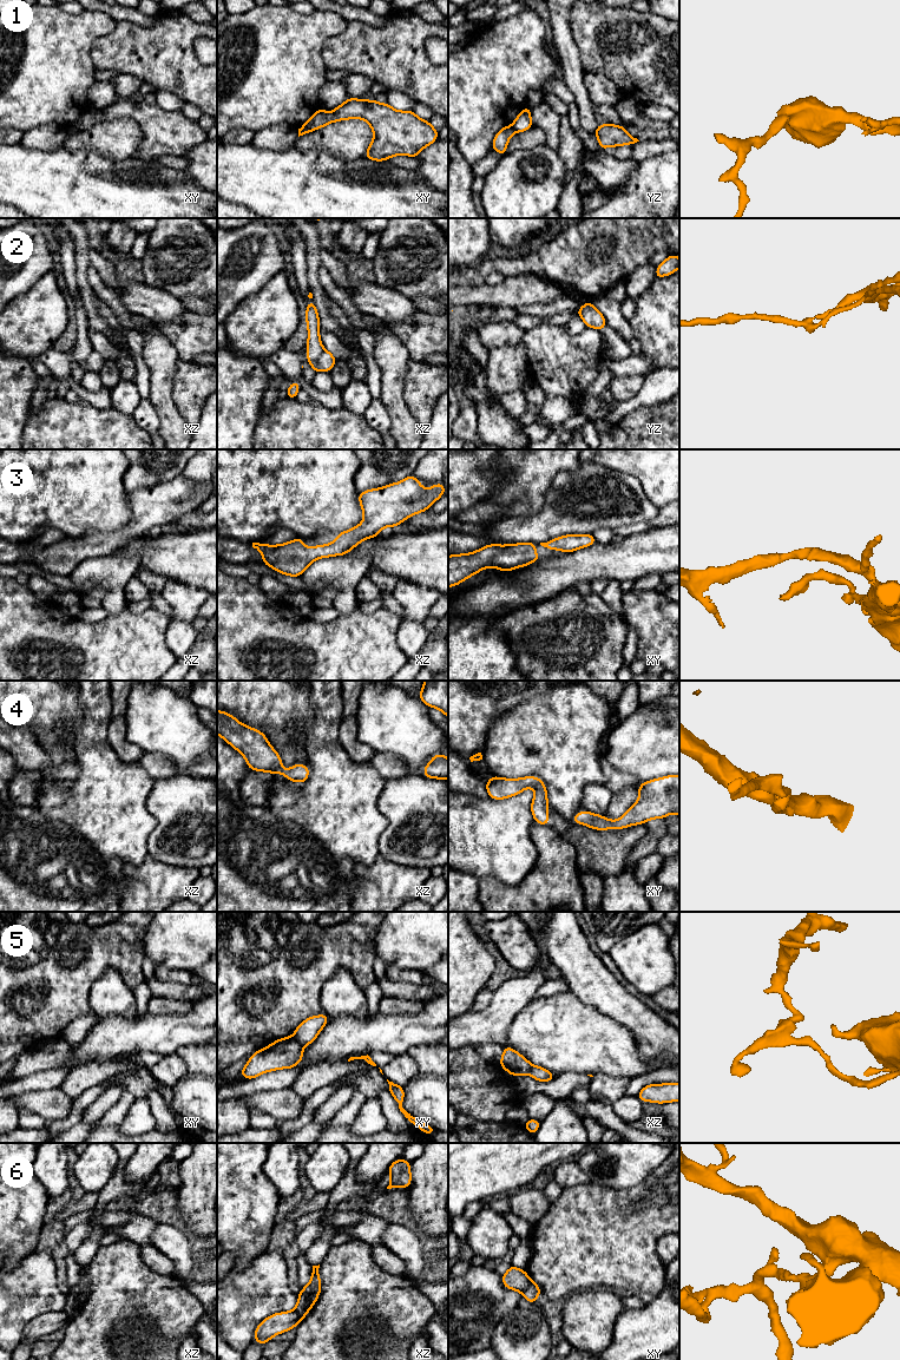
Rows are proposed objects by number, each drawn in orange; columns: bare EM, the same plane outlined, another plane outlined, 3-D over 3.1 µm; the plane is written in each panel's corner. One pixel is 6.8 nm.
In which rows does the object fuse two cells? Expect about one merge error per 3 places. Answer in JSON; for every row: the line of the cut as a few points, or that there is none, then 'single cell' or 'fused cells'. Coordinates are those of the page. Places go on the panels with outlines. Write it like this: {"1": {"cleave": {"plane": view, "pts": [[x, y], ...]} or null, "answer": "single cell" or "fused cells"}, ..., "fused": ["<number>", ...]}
{"1": {"cleave": {"plane": "yz", "pts": [[511, 126], [516, 131]]}, "answer": "fused cells"}, "2": {"cleave": {"plane": "xz", "pts": [[324, 349], [310, 365]]}, "answer": "fused cells"}, "3": {"cleave": null, "answer": "single cell"}, "4": {"cleave": null, "answer": "single cell"}, "5": {"cleave": {"plane": "xy", "pts": [[293, 1036], [302, 1046]]}, "answer": "fused cells"}, "6": {"cleave": {"plane": "xy", "pts": [[531, 1281], [521, 1292]]}, "answer": "fused cells"}, "fused": ["1", "2", "5", "6"]}

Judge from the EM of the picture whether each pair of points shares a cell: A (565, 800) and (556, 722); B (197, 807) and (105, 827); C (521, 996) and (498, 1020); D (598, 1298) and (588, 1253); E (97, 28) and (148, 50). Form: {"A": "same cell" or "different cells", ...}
{"A": "same cell", "B": "different cells", "C": "same cell", "D": "different cells", "E": "different cells"}

